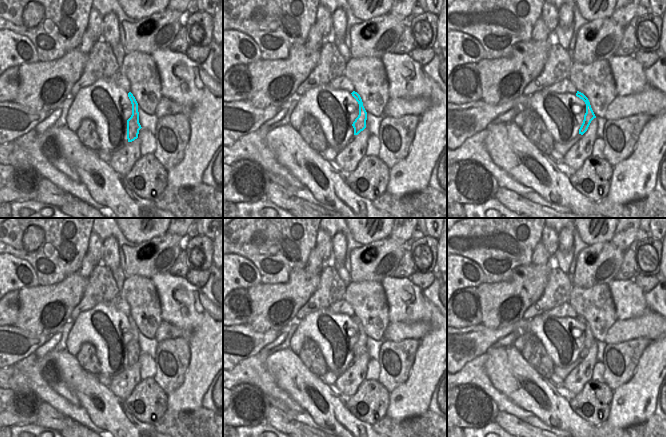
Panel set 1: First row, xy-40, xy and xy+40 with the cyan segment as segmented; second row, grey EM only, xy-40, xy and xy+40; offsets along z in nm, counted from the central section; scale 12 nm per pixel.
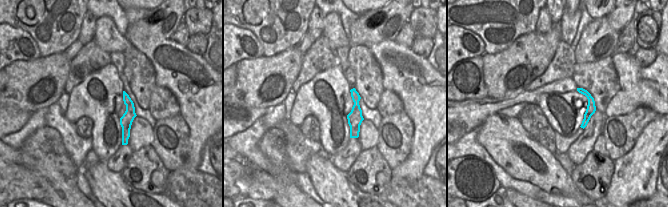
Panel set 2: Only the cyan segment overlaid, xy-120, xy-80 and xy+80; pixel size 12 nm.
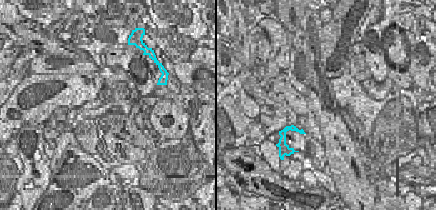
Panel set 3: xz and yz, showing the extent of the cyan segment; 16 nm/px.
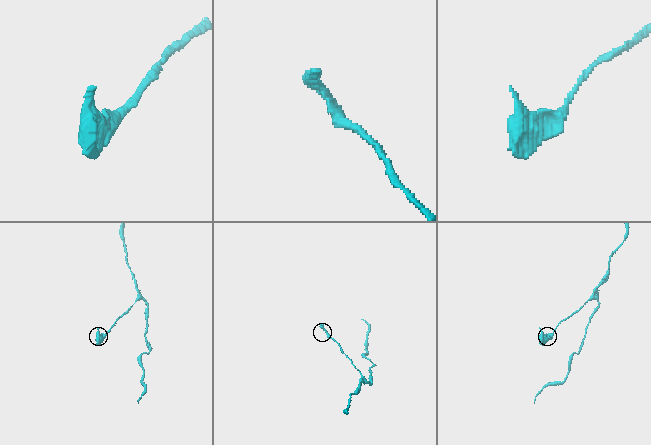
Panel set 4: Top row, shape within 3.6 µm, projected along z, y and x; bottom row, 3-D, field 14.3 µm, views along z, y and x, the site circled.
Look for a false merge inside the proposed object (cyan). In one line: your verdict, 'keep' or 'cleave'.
keep

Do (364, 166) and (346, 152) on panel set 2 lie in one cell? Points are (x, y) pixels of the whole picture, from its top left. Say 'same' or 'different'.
different

